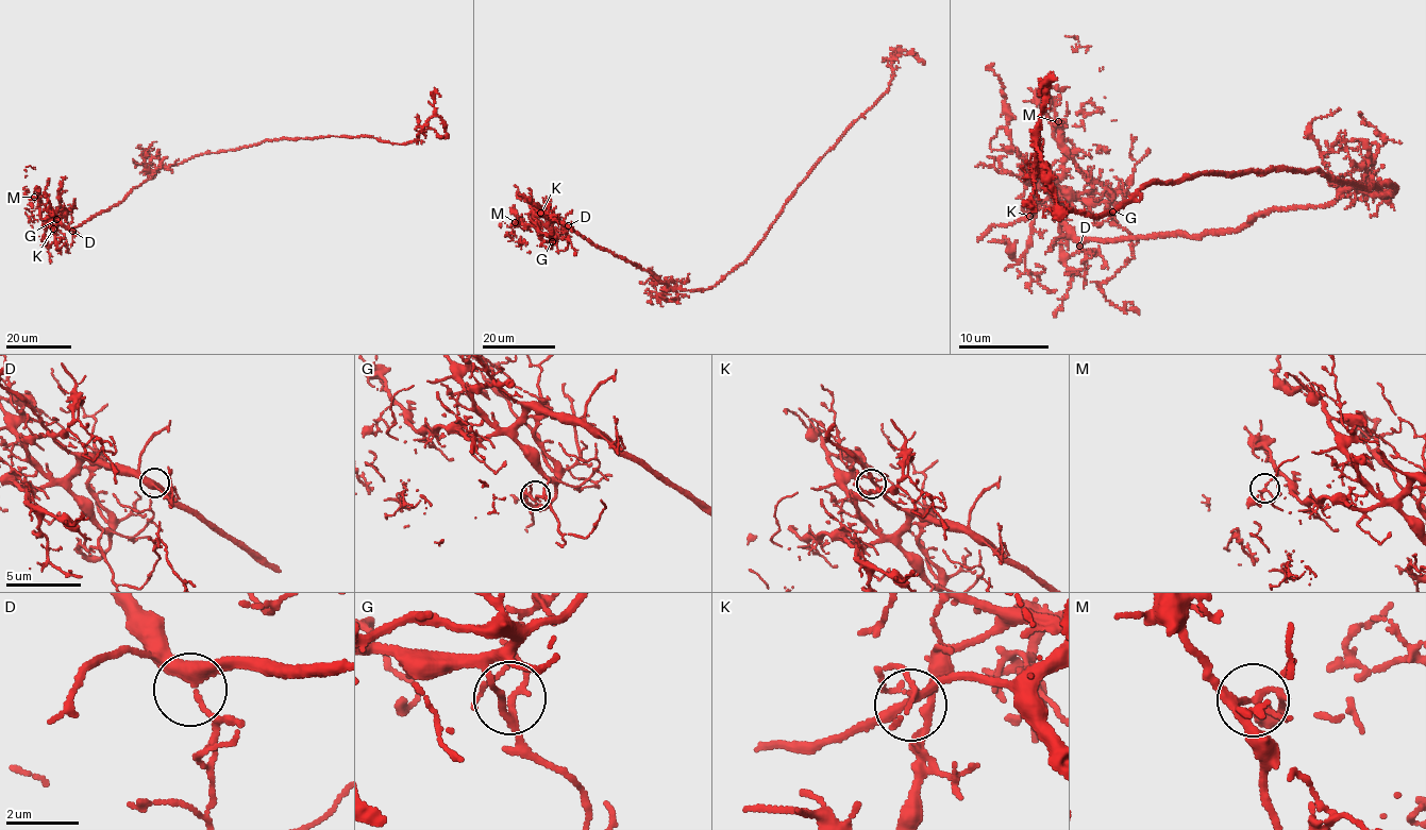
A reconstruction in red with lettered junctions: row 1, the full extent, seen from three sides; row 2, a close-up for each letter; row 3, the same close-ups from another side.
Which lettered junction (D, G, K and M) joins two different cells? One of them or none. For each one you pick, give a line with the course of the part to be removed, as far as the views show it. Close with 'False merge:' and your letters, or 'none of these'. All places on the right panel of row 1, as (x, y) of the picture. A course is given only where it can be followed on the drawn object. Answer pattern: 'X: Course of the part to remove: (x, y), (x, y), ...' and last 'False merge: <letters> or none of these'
M: Course of the part to remove: (1057, 122), (1085, 129), (1091, 173), (1085, 190), (1113, 210), (1099, 242)
False merge: M

